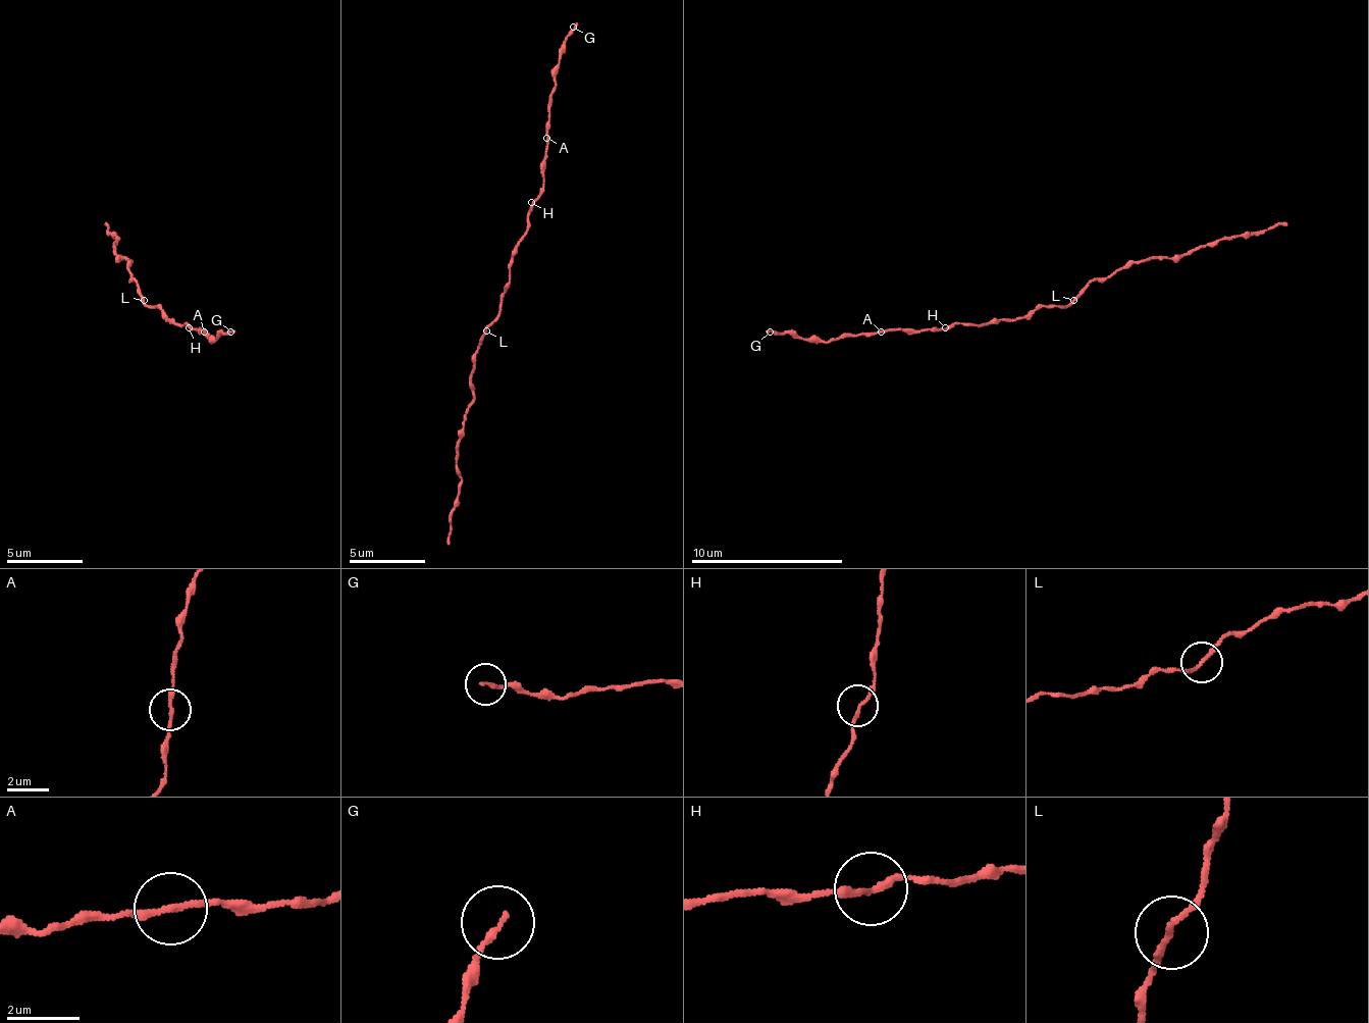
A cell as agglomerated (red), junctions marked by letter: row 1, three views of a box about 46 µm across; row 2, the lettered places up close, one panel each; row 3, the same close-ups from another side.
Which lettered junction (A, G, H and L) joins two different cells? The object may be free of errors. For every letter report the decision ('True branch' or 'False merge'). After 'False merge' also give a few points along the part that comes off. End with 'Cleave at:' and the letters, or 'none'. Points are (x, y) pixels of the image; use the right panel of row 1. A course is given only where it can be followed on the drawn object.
A: True branch
G: True branch
H: True branch
L: True branch
Cleave at: none

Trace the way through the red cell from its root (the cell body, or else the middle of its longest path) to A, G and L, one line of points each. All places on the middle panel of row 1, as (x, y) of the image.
A: (505, 290), (513, 248), (527, 228), (527, 210), (542, 183), (546, 138)
G: (505, 290), (513, 248), (527, 228), (527, 210), (542, 183), (555, 65), (566, 35), (573, 27)
L: (505, 290), (501, 298), (501, 316), (485, 331)

